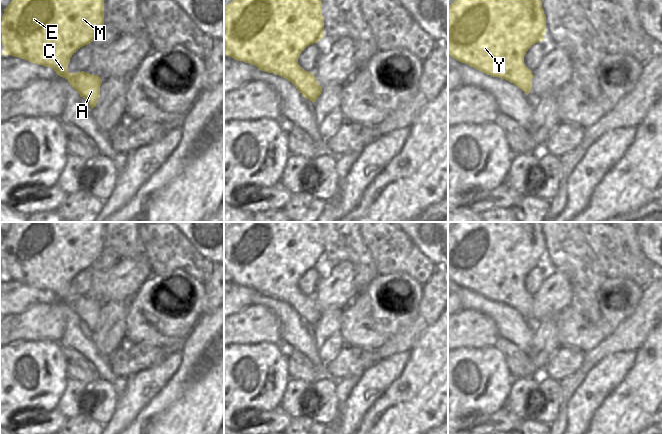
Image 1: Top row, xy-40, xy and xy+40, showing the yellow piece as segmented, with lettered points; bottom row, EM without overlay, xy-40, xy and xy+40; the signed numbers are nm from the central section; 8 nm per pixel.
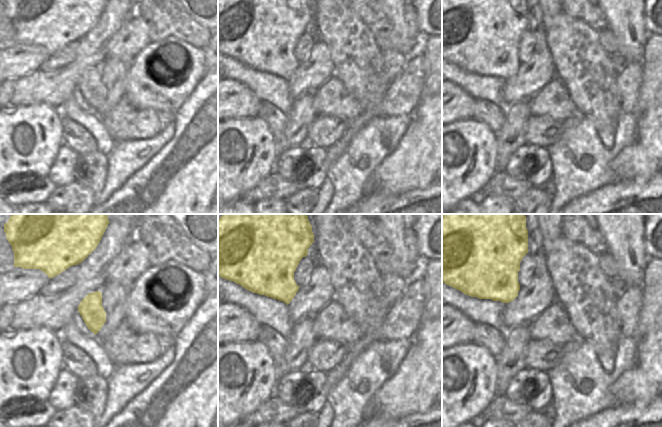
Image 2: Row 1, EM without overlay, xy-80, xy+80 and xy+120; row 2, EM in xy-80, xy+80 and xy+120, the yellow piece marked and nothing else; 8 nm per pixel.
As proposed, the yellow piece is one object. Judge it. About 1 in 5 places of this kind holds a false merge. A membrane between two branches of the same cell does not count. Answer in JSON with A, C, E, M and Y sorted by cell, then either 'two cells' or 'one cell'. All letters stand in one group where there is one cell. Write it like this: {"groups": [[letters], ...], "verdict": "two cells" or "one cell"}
{"groups": [["A", "C", "E", "M", "Y"]], "verdict": "one cell"}

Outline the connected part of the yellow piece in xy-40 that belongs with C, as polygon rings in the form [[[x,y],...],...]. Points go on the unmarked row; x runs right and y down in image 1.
[[[13,222],[10,228],[4,233],[4,238],[2,240],[2,268],[4,270],[4,276],[1,279],[11,279],[13,281],[19,281],[25,283],[31,287],[37,289],[43,289],[45,291],[51,291],[60,301],[68,304],[68,307],[83,321],[90,331],[93,333],[100,320],[100,310],[102,304],[98,299],[91,299],[81,295],[79,297],[69,297],[68,288],[70,282],[83,270],[90,268],[96,263],[100,255],[104,250],[104,222]]]

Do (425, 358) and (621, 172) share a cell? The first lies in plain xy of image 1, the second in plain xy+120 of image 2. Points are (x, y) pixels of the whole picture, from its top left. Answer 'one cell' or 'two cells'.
one cell

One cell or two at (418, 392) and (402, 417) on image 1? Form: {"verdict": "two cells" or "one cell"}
{"verdict": "one cell"}

